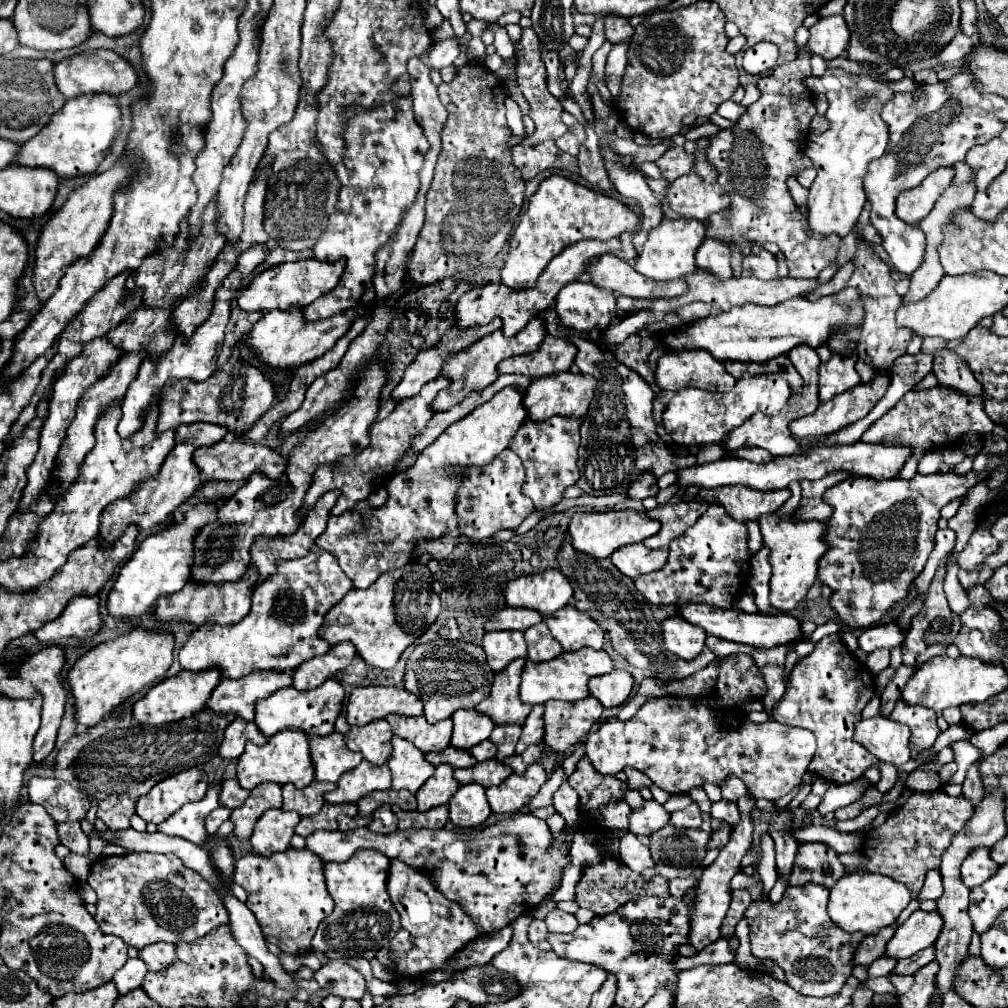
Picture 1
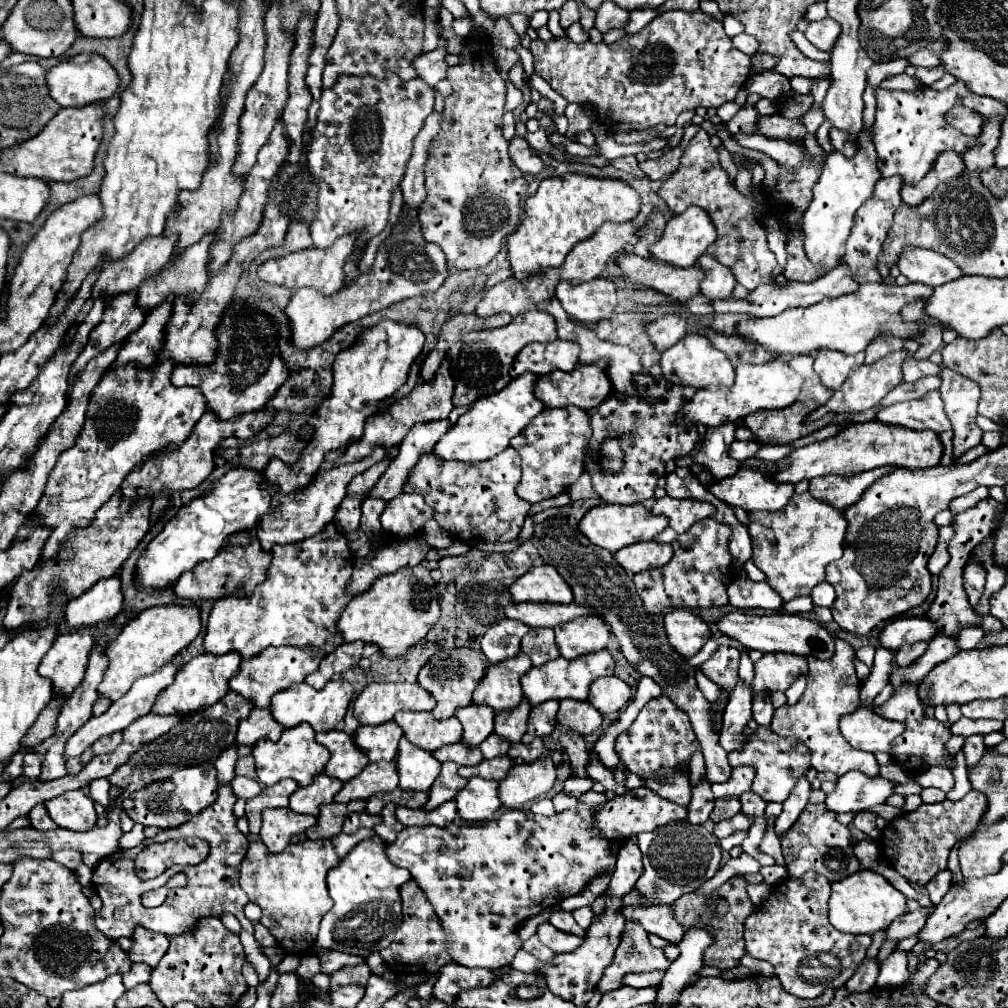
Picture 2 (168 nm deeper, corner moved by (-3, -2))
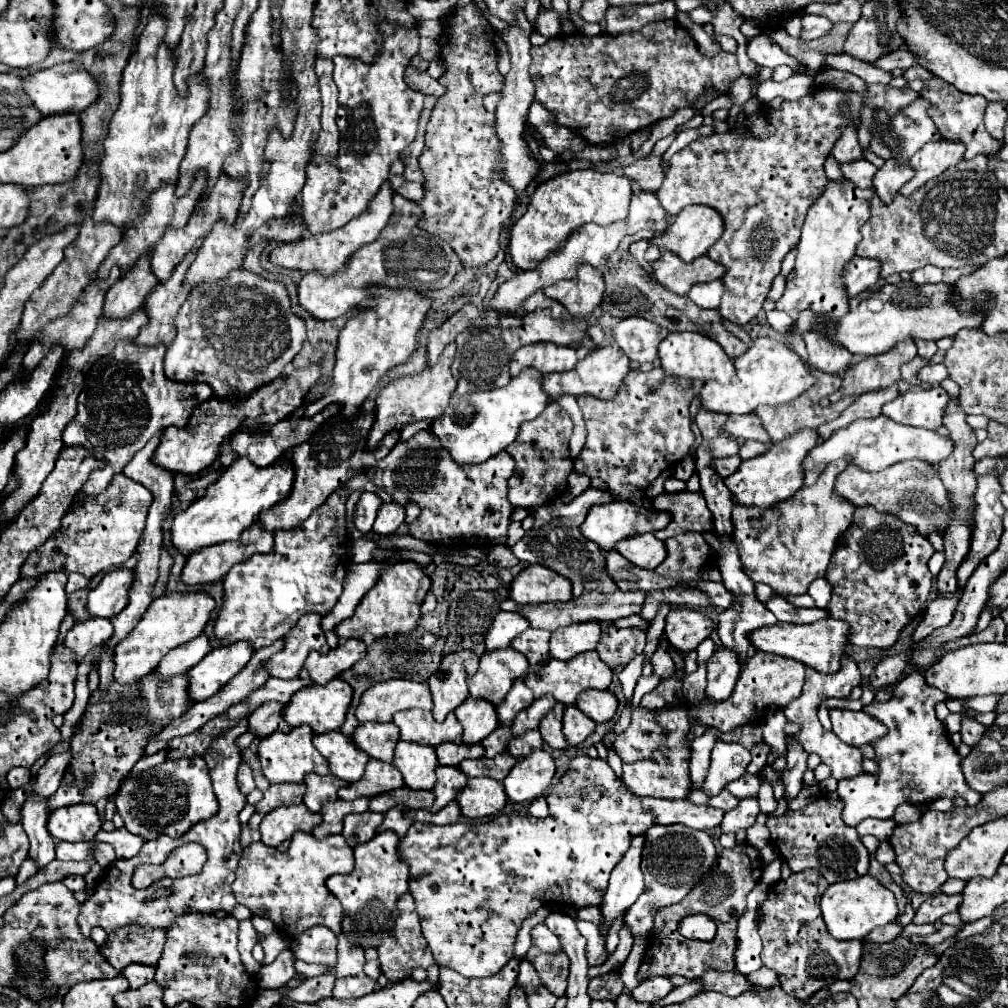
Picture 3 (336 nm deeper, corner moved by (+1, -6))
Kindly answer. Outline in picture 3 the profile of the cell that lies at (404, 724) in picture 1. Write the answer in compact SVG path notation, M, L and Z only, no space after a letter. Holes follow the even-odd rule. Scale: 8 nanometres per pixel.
M405 710L393 716L393 724L401 730L401 740L415 742L421 746L439 746L443 742L461 742L461 724L455 714L449 714L443 722L433 720L431 712L425 710Z

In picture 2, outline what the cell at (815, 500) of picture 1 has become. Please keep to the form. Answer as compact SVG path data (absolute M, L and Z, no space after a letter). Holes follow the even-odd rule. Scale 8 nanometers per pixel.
M885 466L885 468L877 468L877 470L867 470L865 474L855 474L853 478L837 478L837 476L825 476L825 478L813 478L809 492L831 504L833 508L845 510L845 506L851 506L853 502L857 502L857 498L861 498L861 494L881 476L889 474L893 470L893 466Z

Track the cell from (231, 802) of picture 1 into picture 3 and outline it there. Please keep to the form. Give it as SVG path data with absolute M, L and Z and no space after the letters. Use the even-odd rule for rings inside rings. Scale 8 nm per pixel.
M241 762L241 766L239 766L237 784L239 784L239 790L241 790L243 794L249 794L249 792L255 790L255 782L253 782L253 776L251 776L251 768L249 768L245 762Z

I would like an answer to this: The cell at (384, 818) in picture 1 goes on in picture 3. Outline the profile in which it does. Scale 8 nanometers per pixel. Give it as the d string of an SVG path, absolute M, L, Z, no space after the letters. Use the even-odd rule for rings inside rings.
M395 806L389 812L385 812L385 820L379 826L379 832L381 830L393 830L399 834L399 838L403 838L407 834L409 826L411 826L411 822L407 818L403 818L403 806Z

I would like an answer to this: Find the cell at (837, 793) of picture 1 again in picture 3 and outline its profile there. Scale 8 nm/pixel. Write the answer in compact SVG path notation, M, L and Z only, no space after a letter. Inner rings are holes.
M911 672L893 684L893 696L887 702L871 702L863 712L871 714L889 728L885 738L879 738L871 746L877 752L879 774L859 774L853 778L839 780L837 794L843 800L843 822L857 826L865 818L891 818L895 808L903 802L909 804L931 804L937 798L963 796L969 806L981 800L981 794L965 786L961 772L961 758L951 746L947 728L935 716L935 704L945 702L947 696L941 690L929 686L923 674Z

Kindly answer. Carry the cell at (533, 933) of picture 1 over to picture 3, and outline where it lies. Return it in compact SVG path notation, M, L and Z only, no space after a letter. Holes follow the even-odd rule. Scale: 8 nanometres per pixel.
M535 946L525 954L525 960L533 964L539 978L543 980L545 988L555 994L563 996L567 990L567 976L569 976L569 958L565 958L565 952L557 954L545 954L537 950Z

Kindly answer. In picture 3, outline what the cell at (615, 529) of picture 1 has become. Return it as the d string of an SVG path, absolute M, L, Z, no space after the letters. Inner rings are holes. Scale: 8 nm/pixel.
M609 502L609 504L593 506L593 510L589 510L585 522L581 524L581 534L585 534L585 538L589 538L597 546L601 546L601 550L611 552L619 540L625 540L625 538L637 536L637 534L657 532L657 530L665 528L667 524L669 524L669 514L647 510L641 506L635 506L633 502Z

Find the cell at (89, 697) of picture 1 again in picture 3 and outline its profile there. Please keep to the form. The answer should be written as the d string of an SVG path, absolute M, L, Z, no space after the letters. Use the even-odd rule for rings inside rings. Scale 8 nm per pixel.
M171 594L155 598L145 612L145 618L141 618L137 628L133 628L129 638L125 638L125 642L121 642L121 646L117 646L113 654L115 682L133 684L151 670L155 670L157 662L161 662L161 658L169 650L197 638L203 632L213 608L215 600L207 594Z

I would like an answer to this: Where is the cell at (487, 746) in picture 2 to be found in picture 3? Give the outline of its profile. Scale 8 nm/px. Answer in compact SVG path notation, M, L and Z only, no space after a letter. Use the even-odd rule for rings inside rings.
M497 726L481 744L485 748L487 758L495 758L497 754L507 750L507 744L511 740L511 730L505 730L505 726Z

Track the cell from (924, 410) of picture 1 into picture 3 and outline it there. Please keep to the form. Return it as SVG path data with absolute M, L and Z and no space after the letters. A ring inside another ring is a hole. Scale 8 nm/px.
M913 386L907 394L885 404L881 414L899 424L937 430L941 426L941 414L947 400L949 396L941 386Z

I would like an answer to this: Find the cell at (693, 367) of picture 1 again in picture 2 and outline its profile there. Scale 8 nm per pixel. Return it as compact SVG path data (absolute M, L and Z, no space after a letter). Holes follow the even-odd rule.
M693 332L683 336L677 344L673 344L661 354L661 368L663 368L663 376L671 384L693 386L693 388L705 388L709 384L731 386L735 380L735 370L729 358L725 358L725 354L721 354L721 350L717 350L703 334L693 334Z

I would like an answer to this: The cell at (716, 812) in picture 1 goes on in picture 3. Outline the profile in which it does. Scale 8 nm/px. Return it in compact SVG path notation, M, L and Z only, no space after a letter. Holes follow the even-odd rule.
M721 790L721 794L713 796L709 804L715 806L715 808L721 808L723 812L729 812L729 810L733 810L733 808L739 804L739 800L733 798L733 794L729 794L727 790Z

